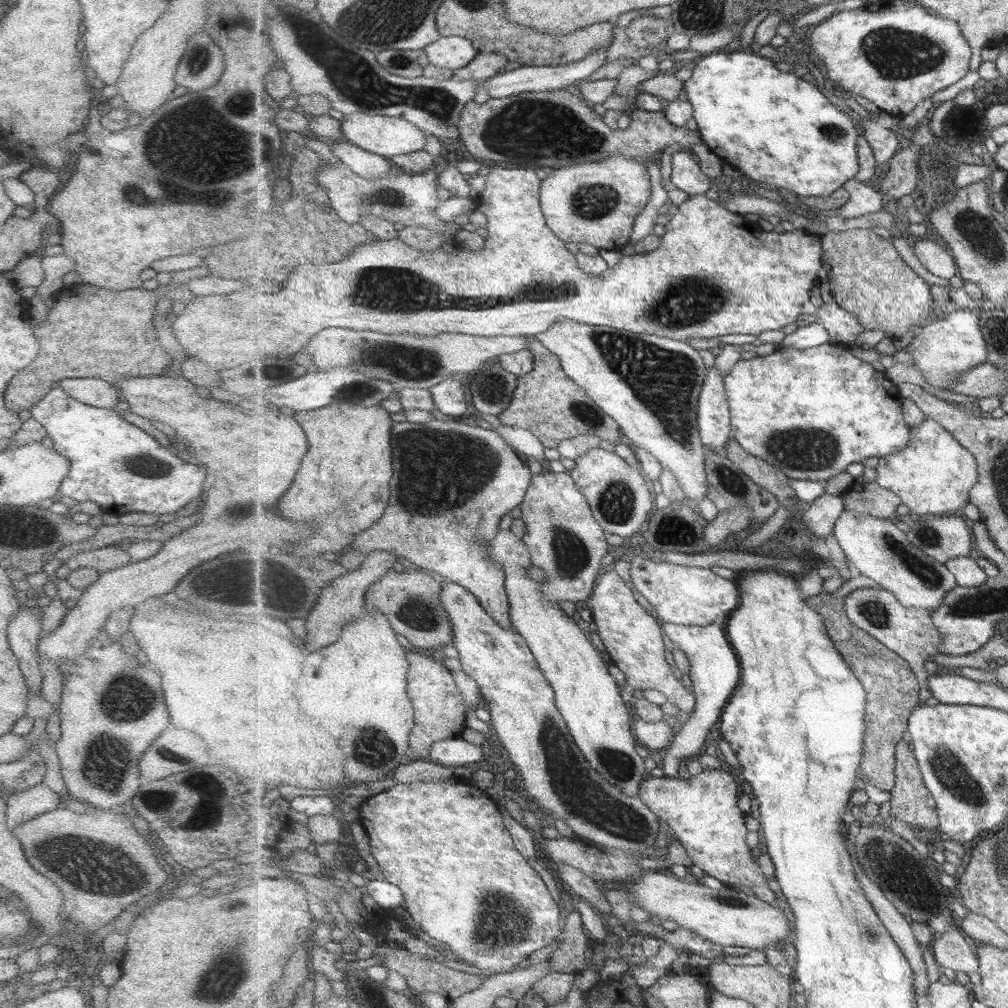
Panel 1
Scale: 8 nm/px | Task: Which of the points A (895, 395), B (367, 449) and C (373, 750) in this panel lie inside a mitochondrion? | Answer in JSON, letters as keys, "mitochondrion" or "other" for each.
{"A":"other","B":"other","C":"mitochondrion"}

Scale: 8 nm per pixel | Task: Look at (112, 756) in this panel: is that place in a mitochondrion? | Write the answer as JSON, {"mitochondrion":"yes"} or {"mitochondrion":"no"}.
{"mitochondrion":"yes"}

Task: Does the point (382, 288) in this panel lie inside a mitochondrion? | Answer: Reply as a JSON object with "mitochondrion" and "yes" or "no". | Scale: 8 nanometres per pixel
{"mitochondrion":"yes"}

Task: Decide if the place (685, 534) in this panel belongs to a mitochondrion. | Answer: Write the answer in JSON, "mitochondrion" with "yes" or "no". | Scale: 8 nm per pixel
{"mitochondrion":"no"}

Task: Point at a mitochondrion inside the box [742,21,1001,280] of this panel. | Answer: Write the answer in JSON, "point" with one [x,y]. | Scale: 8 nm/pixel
{"point":[896,54]}

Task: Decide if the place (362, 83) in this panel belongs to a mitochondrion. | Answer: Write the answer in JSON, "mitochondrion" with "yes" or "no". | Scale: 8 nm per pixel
{"mitochondrion":"yes"}

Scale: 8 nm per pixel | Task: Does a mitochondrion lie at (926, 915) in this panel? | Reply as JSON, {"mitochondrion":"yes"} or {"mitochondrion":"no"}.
{"mitochondrion":"no"}

